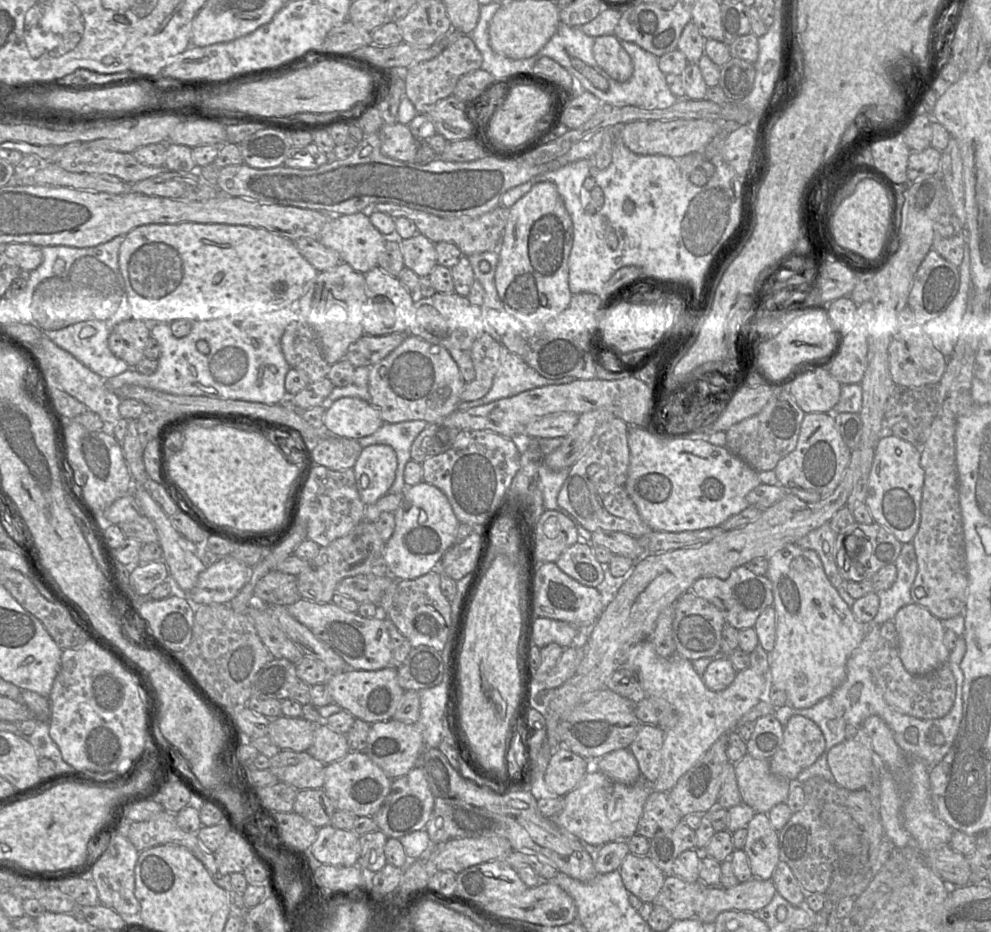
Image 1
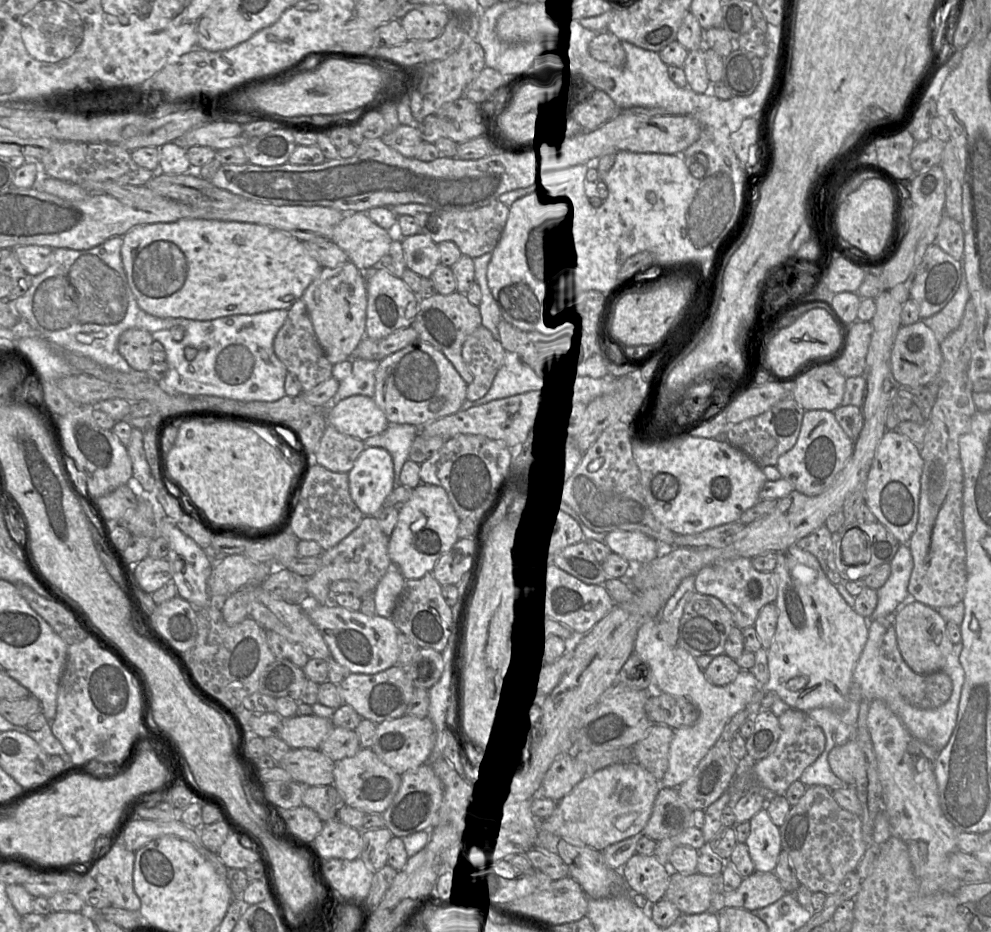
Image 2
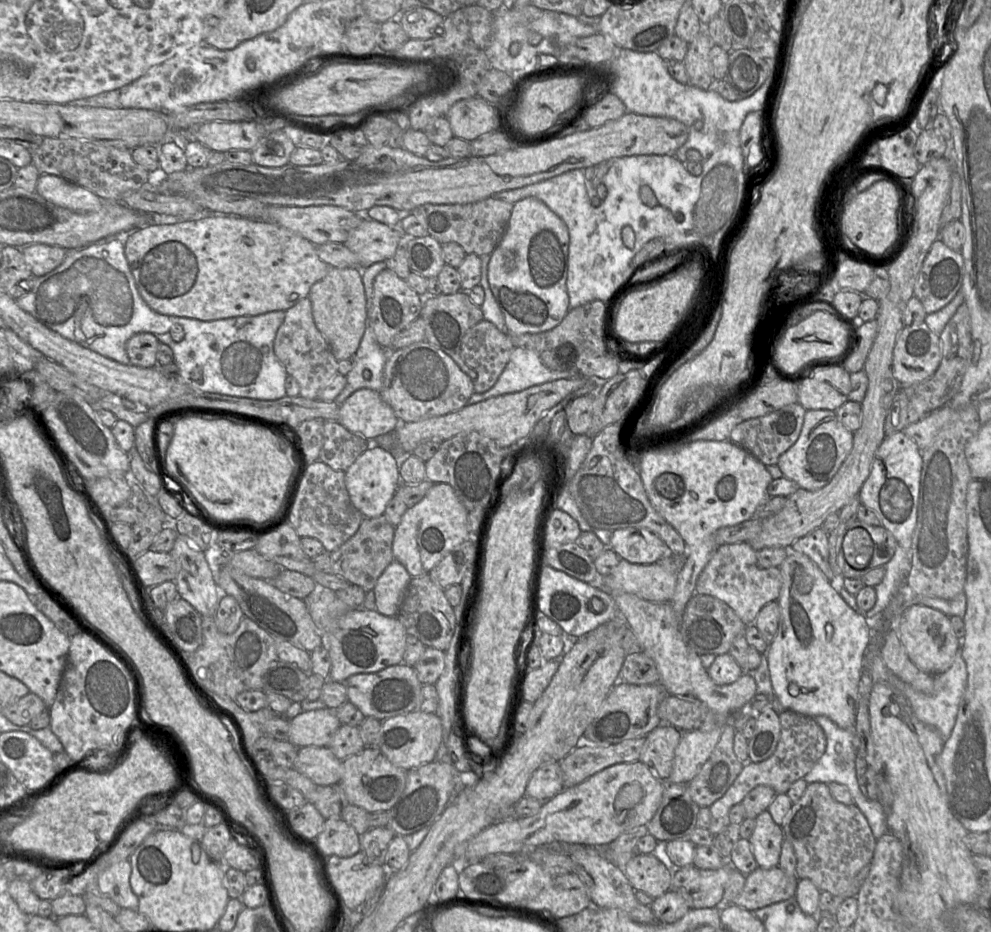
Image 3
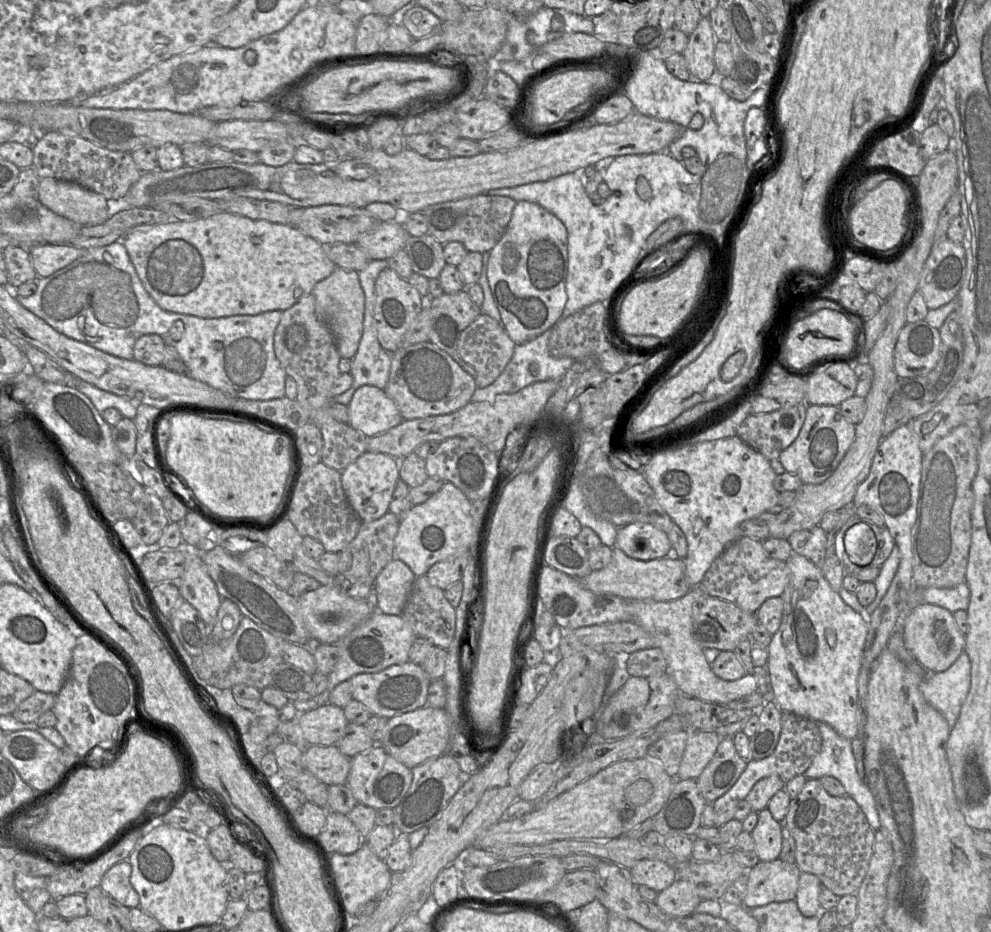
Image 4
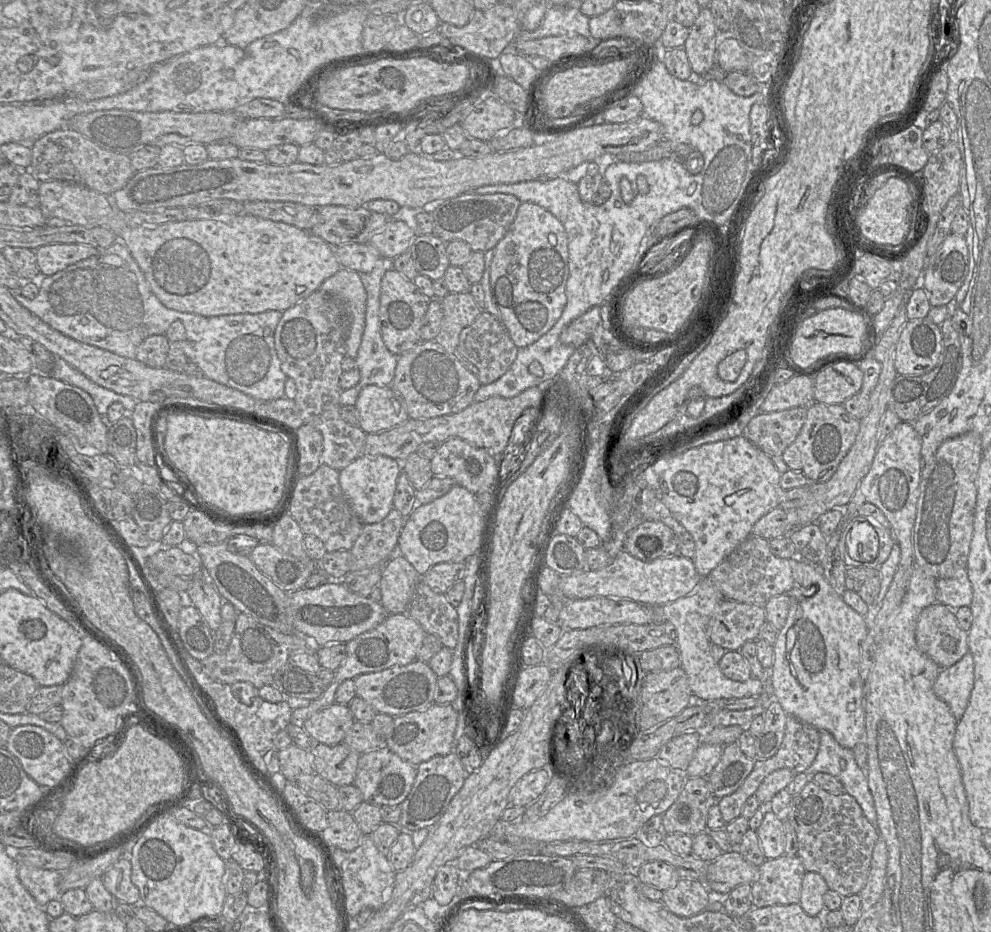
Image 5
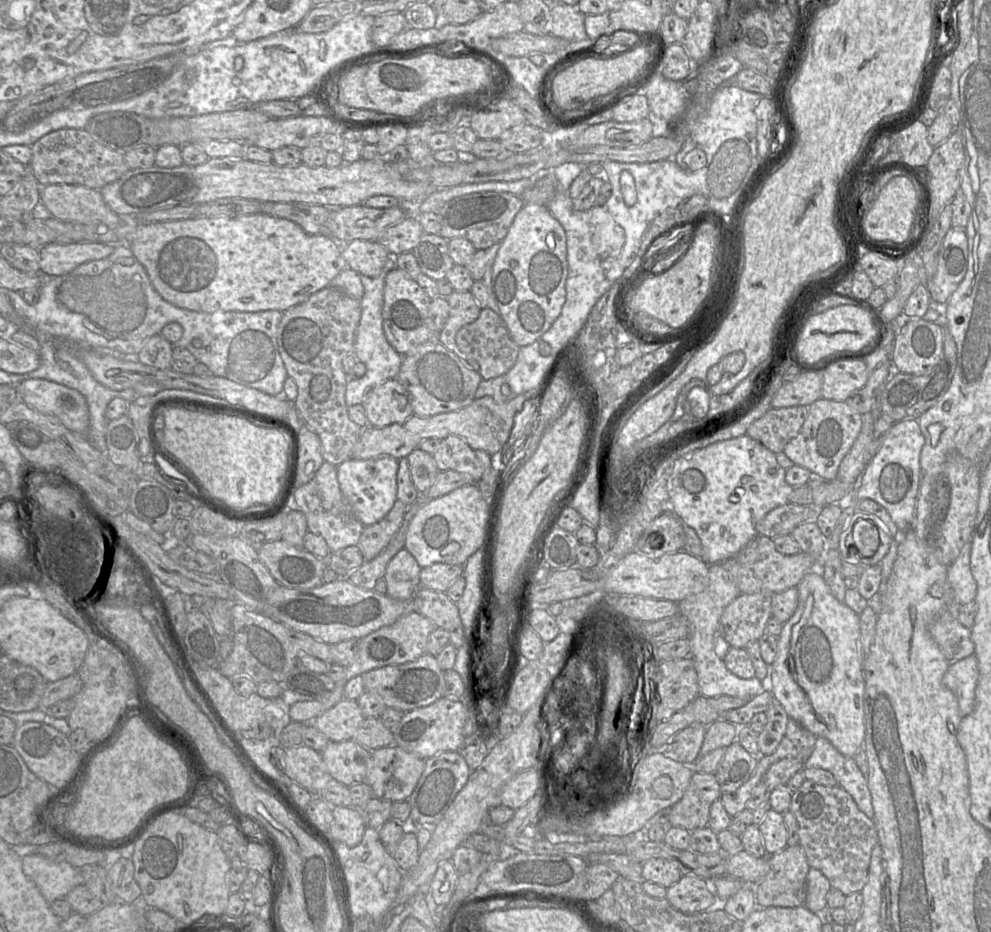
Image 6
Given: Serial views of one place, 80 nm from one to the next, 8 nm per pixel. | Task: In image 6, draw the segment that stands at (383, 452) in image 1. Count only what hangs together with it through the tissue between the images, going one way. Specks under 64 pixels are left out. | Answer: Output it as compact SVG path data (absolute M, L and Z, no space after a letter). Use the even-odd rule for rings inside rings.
M391 456L367 460L348 459L337 466L340 490L364 527L379 522L392 509L397 500L397 472L398 459Z

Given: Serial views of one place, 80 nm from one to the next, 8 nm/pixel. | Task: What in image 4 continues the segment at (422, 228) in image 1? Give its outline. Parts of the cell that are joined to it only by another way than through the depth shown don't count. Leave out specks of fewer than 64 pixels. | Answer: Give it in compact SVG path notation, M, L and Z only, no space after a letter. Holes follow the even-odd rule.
M480 194L460 200L442 202L423 211L428 223L428 233L441 244L460 242L468 252L490 252L502 238L517 201L507 196Z

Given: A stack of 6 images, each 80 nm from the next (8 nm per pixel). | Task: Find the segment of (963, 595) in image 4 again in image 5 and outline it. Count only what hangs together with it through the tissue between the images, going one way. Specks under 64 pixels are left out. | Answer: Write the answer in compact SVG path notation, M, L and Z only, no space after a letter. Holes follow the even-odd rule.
M960 568L951 578L936 581L936 602L953 610L961 606L969 606L972 602L972 584L968 578L967 568Z

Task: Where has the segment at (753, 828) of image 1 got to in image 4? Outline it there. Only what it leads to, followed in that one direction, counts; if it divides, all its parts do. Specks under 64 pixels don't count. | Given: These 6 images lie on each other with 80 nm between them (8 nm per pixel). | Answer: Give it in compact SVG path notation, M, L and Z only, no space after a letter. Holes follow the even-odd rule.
M766 808L758 812L758 822L751 832L755 850L761 862L780 858L782 849L782 824Z

